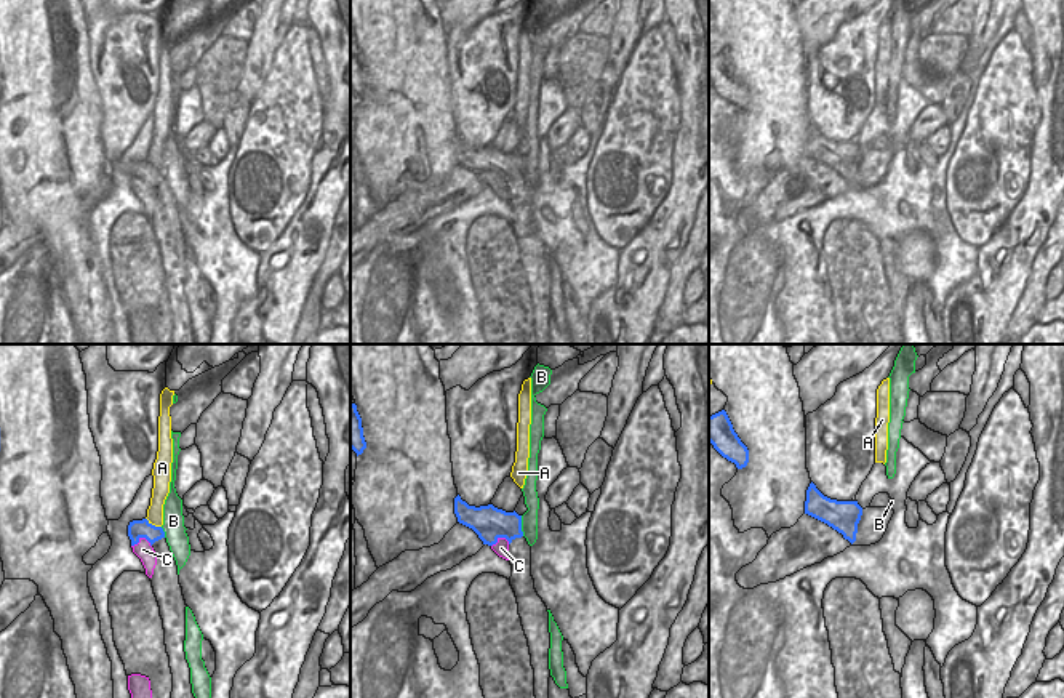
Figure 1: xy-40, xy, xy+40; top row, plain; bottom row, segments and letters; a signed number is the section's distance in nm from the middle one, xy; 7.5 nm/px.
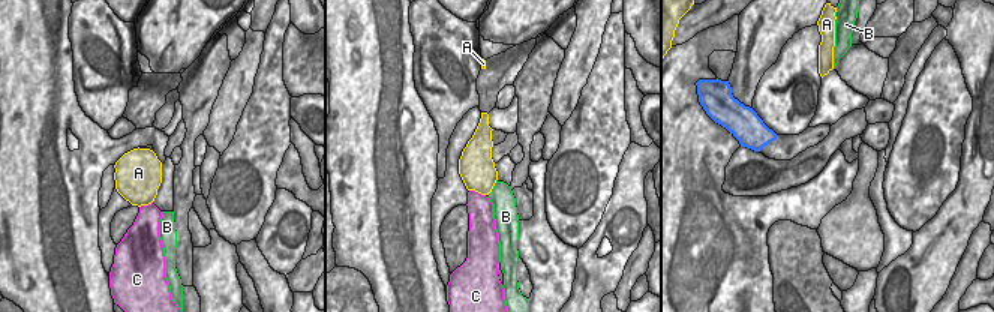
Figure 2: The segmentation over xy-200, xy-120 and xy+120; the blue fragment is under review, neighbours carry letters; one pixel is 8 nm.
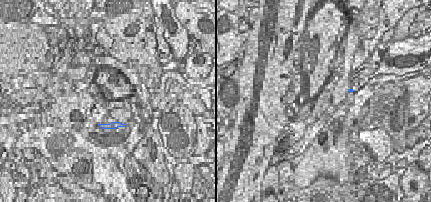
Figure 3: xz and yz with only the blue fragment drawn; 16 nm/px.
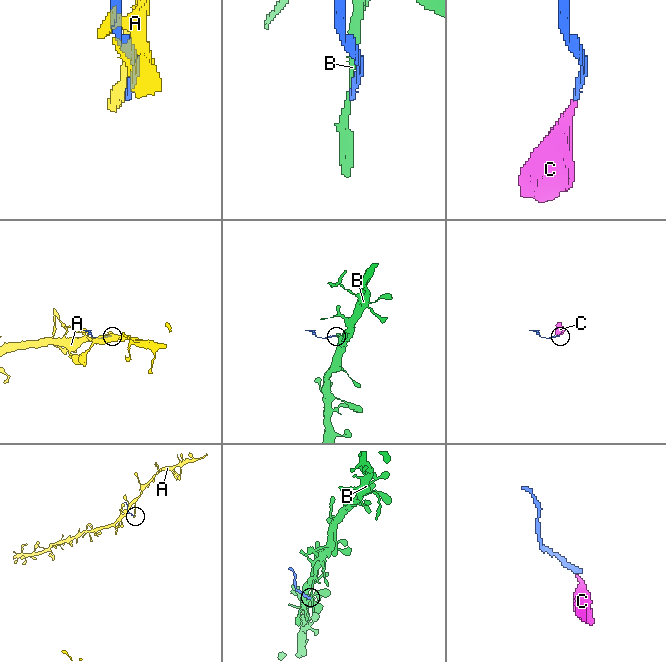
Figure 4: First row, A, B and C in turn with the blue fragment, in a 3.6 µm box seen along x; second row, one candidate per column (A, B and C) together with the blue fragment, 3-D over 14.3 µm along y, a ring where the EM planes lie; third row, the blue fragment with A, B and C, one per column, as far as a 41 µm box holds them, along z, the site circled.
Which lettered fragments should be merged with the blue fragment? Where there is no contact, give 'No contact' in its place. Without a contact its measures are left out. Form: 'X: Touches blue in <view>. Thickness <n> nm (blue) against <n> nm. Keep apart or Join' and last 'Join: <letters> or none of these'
A: Touches blue in xy-40. Thickness 140 nm (blue) against 120 nm. Keep apart
B: Touches blue in xy. Thickness 260 nm (blue) against 120 nm. Keep apart
C: Touches blue in xy-40. Thickness 140 nm (blue) against 140 nm. Keep apart
Join: none of these

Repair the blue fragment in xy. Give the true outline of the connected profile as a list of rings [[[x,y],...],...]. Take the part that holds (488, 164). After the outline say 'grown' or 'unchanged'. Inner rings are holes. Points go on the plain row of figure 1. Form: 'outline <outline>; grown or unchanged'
outline [[[458,136],[454,139],[458,163],[472,170],[483,186],[493,187],[499,179],[509,183],[509,203],[512,207],[510,227],[518,245],[518,256],[528,280],[531,307],[534,311],[536,344],[549,344],[549,253],[534,231],[531,218],[531,187],[522,173],[522,157],[488,147],[469,147]]]; grown

